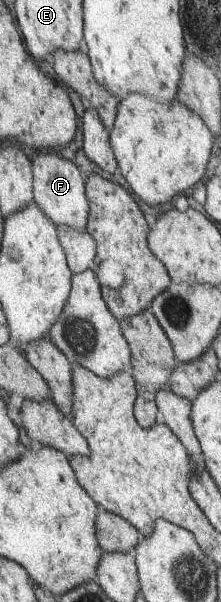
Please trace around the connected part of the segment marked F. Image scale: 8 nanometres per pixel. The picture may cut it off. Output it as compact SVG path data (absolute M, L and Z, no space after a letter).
M43 150L33 157L34 199L43 211L59 226L85 229L90 221L90 199L86 194L86 181L75 163L57 151Z

